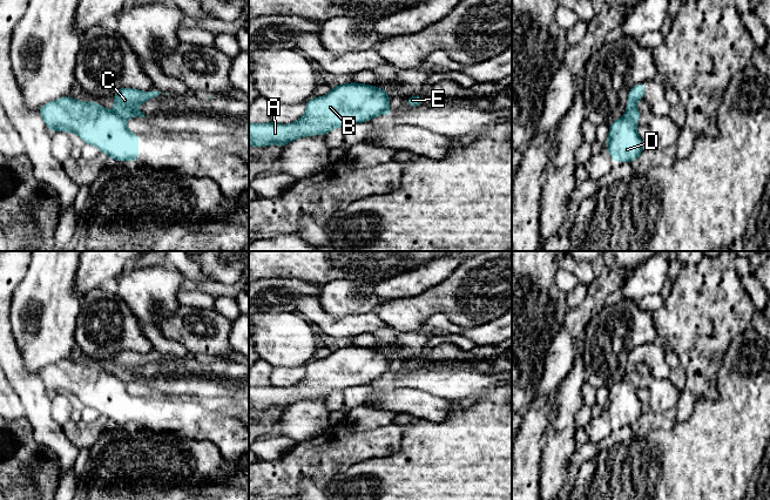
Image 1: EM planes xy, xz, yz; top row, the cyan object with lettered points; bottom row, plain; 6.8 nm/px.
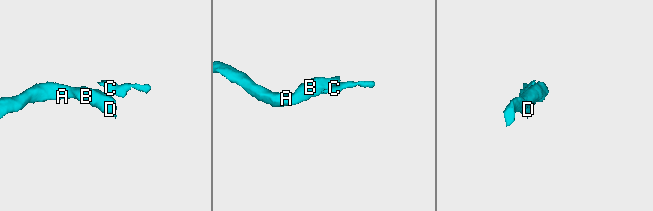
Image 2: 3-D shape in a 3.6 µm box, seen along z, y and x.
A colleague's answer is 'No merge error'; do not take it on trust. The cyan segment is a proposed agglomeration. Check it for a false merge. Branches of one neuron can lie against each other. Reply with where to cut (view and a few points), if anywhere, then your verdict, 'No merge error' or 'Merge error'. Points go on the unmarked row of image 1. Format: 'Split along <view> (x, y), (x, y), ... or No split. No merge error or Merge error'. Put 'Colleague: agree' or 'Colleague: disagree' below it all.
Split along xy (113, 373), (125, 384). Merge error
Colleague: disagree

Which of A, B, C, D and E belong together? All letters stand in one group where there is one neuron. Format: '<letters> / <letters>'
A B D / C E

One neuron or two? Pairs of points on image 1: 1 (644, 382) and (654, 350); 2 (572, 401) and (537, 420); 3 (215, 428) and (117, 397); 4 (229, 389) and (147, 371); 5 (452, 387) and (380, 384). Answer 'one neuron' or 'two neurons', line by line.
1: one neuron
2: two neurons
3: one neuron
4: one neuron
5: one neuron

